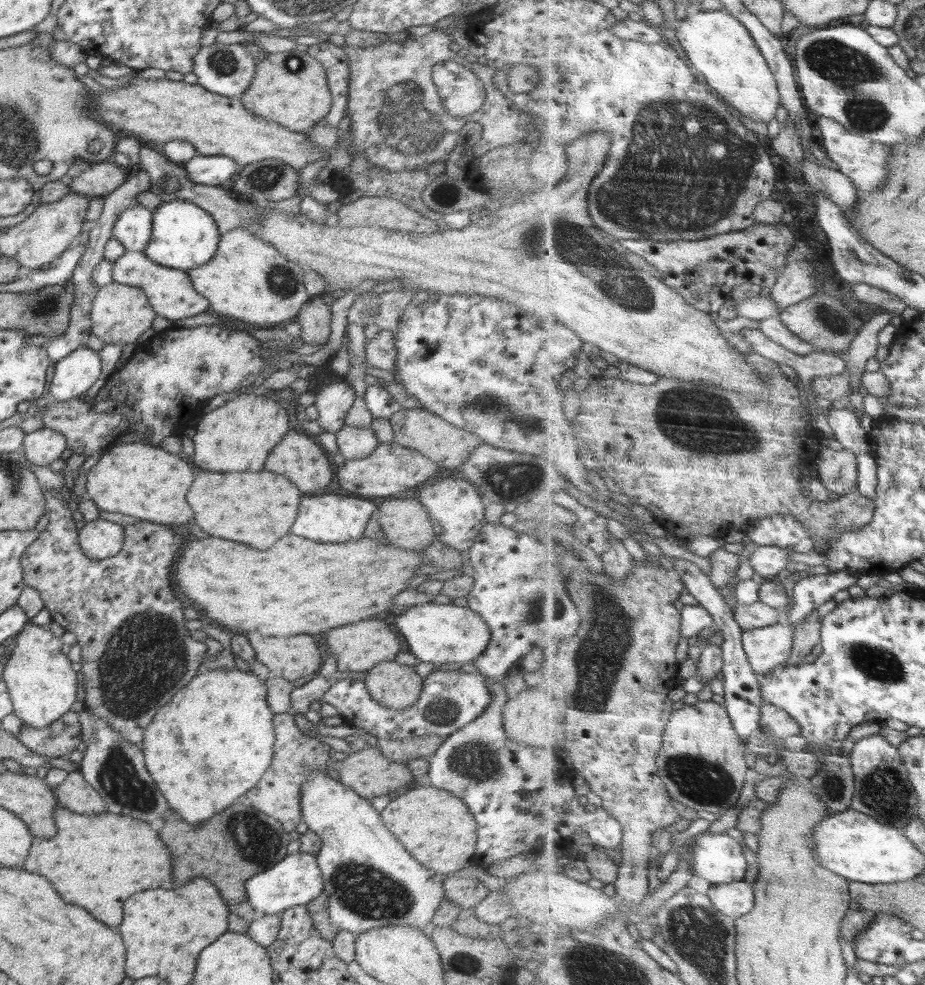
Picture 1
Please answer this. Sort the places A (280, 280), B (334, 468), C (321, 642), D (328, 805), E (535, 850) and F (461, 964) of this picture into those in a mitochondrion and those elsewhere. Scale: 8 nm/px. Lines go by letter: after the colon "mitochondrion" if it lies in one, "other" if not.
A: mitochondrion
B: other
C: other
D: other
E: other
F: mitochondrion

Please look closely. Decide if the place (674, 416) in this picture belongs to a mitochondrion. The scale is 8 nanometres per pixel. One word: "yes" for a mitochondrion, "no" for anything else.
yes

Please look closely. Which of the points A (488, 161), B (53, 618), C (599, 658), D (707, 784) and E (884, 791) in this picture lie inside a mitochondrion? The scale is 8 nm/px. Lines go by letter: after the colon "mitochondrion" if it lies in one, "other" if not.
A: other
B: other
C: mitochondrion
D: mitochondrion
E: mitochondrion

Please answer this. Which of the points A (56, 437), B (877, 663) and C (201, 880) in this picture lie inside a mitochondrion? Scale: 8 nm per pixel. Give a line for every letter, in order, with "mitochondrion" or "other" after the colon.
A: other
B: mitochondrion
C: other

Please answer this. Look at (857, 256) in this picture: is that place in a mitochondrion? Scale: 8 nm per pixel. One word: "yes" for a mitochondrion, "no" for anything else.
yes

